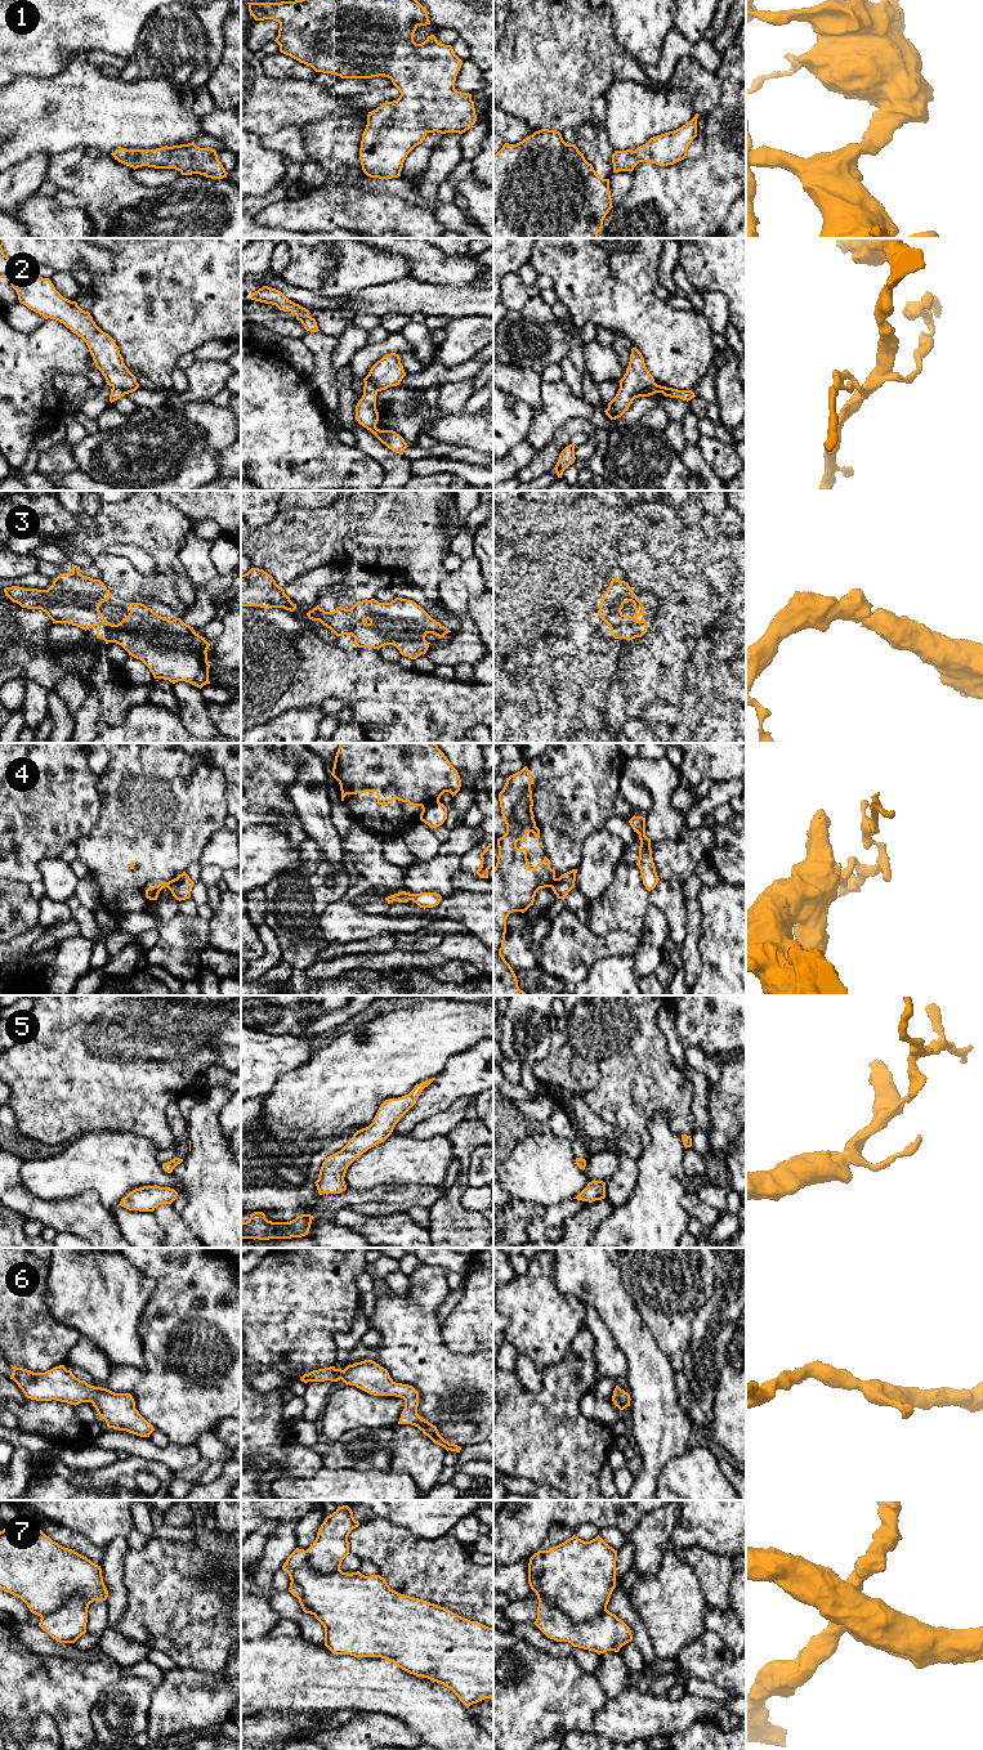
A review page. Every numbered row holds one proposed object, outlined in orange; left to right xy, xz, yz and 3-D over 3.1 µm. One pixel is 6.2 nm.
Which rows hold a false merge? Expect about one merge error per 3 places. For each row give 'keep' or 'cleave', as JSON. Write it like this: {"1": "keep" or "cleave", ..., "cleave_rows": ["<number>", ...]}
{"1": "keep", "2": "cleave", "3": "keep", "4": "cleave", "5": "keep", "6": "keep", "7": "keep", "cleave_rows": ["2", "4"]}

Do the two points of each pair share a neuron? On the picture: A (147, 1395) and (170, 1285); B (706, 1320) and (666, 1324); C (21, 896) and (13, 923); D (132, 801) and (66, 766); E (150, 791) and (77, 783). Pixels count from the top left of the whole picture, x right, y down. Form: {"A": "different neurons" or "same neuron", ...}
{"A": "same neuron", "B": "different neurons", "C": "same neuron", "D": "different neurons", "E": "different neurons"}

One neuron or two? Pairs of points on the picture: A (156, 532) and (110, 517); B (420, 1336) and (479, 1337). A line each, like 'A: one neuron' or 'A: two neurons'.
A: one neuron
B: two neurons

